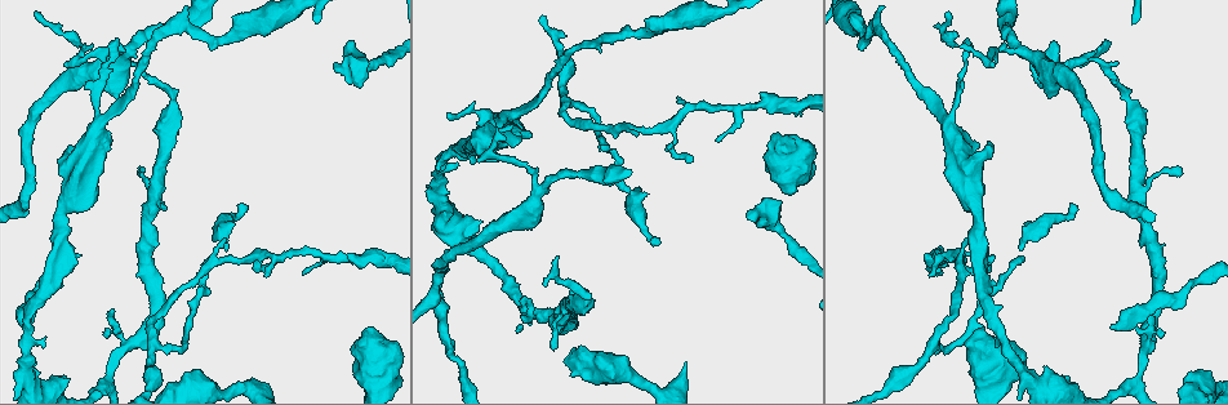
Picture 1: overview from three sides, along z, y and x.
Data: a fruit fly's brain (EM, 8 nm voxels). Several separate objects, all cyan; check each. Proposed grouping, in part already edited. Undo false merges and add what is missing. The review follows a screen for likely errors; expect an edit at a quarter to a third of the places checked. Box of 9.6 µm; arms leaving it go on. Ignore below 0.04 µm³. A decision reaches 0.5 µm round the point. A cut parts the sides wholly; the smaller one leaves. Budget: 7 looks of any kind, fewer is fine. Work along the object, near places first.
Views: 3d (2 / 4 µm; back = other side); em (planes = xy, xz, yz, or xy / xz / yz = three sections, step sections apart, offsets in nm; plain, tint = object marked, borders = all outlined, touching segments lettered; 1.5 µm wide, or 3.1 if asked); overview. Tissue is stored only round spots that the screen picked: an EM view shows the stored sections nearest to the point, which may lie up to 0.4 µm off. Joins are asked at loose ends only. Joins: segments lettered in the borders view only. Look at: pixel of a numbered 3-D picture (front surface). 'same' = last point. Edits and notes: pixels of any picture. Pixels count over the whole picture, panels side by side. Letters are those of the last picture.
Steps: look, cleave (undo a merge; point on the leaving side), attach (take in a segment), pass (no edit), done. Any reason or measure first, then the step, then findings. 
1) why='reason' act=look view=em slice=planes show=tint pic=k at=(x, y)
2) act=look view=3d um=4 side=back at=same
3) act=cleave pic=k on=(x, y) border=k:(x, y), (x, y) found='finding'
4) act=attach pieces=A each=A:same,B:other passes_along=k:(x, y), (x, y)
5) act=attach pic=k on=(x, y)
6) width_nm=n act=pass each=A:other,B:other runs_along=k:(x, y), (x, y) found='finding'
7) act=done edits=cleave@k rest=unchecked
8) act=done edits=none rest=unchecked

why='free end' act=look view=em slice=planes show=borders pic=1 at=(335, 62)

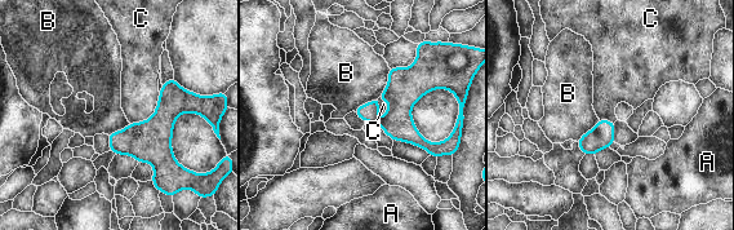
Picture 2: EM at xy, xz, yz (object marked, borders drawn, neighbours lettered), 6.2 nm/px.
act=pass each=A:other,B:other,C:other border=2:(388, 67), (386, 87), (354, 111) found='no lettered segment goes on from it'

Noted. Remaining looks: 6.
act=look view=3d um=4 pic=1 at=(99, 124)

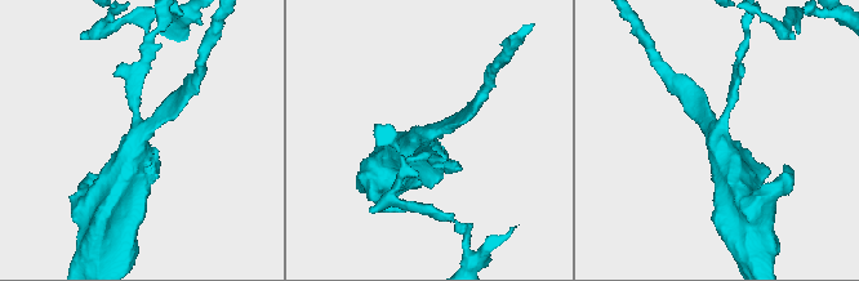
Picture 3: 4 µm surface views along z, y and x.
why='need the tissue' act=look view=em slice=yz step=8 show=plain pic=3 at=(423, 139)

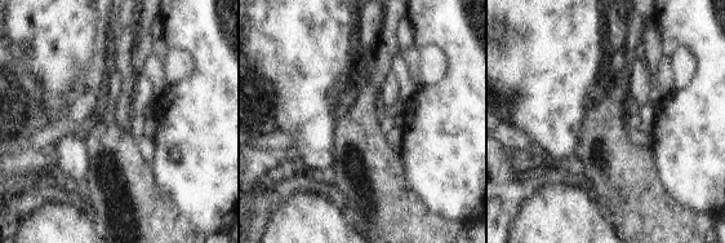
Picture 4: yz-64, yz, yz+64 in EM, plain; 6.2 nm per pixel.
why='what lies round it' act=look view=em slice=yz step=8 show=borders at=same

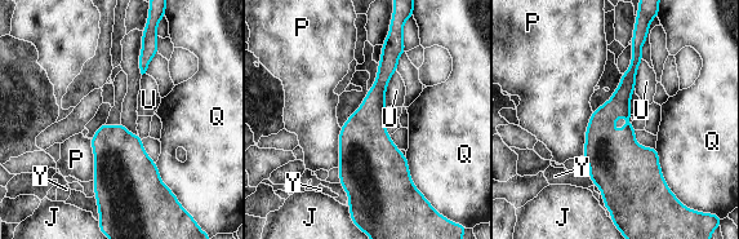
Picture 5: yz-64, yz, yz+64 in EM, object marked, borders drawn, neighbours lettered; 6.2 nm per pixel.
width_nm=320 act=pass each=J:other,P:other,Q:other,U:other,Y:other border=5:(396, 70), (387, 85), (384, 107) found='all the same neuron'

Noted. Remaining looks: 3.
why='tapers out' act=look view=3d um=2 side=back pic=1 at=(1022, 256)

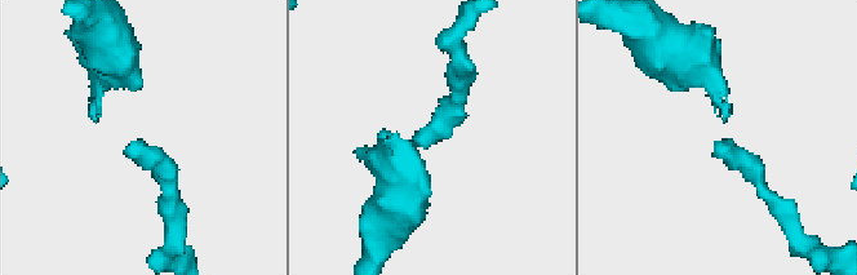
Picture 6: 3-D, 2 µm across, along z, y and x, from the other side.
why='shape alone is not enough' act=look view=em slice=xy step=8 show=tint pic=6 at=(719, 141)

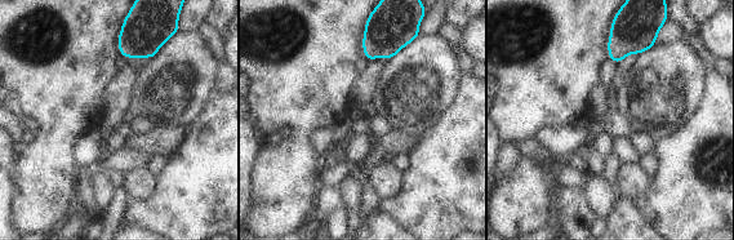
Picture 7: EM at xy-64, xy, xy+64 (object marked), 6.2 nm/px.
why='cut it another way' act=look view=em slice=planes show=borders at=same

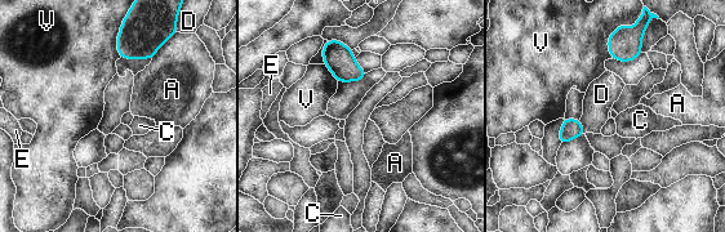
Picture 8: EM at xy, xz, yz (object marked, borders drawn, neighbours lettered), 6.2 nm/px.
width_nm=100 longest_contact=V:160nm act=pass each=A:other,C:other,D:other,E:other,V:other found='no lettered segment goes on from it'

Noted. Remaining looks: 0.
act=done edits=none rest=unchecked

